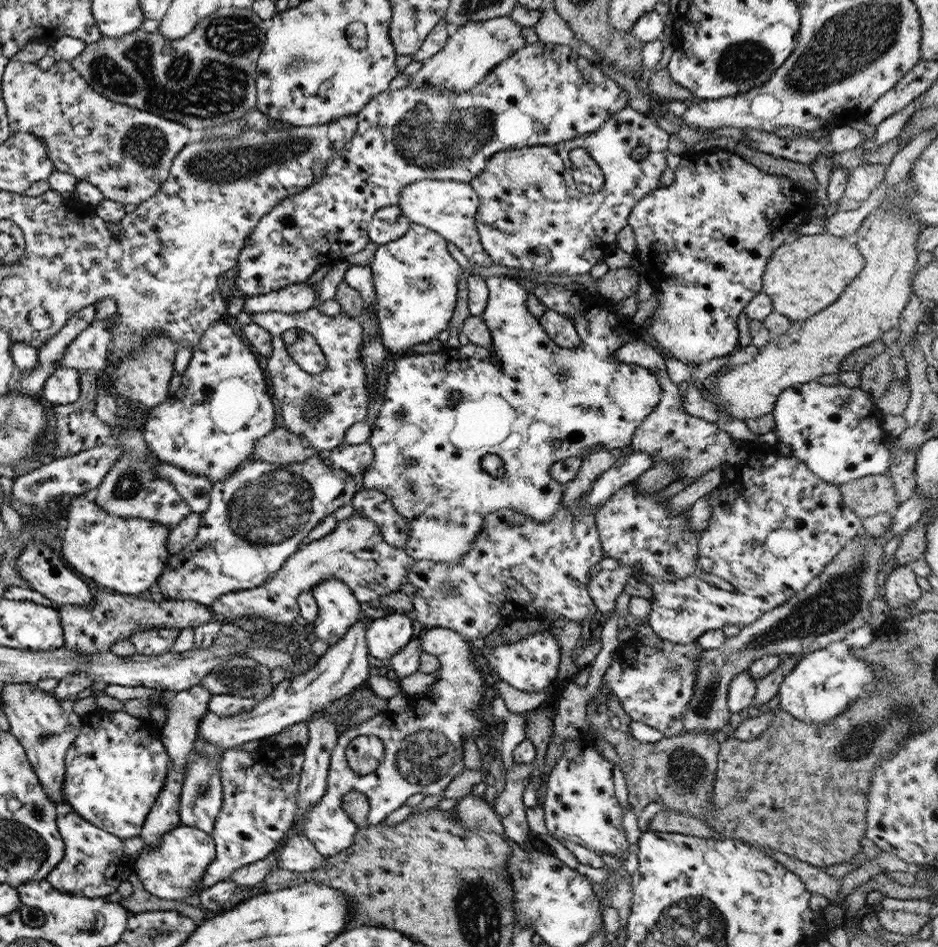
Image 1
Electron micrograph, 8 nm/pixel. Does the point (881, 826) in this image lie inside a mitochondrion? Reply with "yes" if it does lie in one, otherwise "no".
no

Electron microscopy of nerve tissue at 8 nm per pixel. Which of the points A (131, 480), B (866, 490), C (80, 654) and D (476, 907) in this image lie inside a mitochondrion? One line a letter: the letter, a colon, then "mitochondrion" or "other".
A: mitochondrion
B: mitochondrion
C: other
D: mitochondrion

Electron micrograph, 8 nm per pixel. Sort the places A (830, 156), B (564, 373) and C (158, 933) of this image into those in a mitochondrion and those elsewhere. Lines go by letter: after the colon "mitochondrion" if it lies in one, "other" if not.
A: other
B: mitochondrion
C: other

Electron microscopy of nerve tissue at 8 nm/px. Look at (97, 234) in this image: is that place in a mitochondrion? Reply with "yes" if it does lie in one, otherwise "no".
no

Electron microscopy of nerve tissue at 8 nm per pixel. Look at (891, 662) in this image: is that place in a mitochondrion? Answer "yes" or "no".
no

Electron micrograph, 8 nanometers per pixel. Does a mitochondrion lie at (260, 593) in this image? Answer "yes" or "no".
no

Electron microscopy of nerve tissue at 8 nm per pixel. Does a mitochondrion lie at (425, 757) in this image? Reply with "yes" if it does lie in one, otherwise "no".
yes

